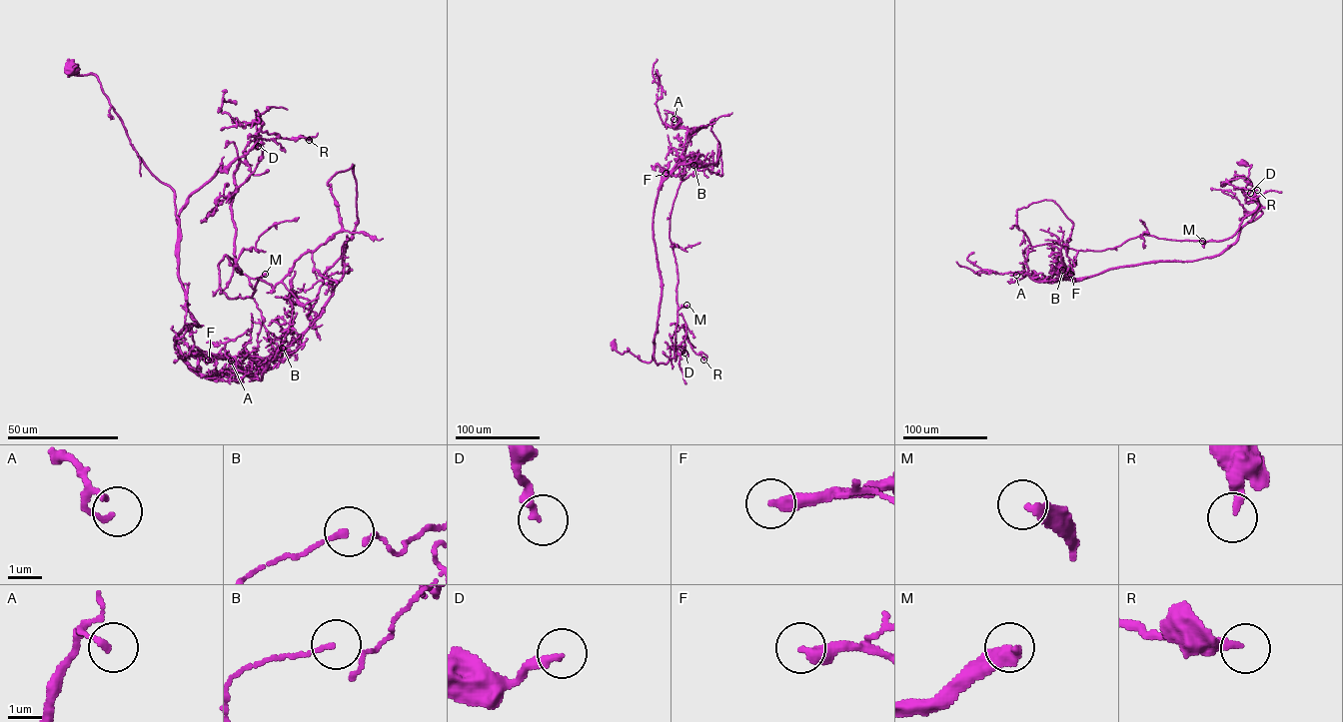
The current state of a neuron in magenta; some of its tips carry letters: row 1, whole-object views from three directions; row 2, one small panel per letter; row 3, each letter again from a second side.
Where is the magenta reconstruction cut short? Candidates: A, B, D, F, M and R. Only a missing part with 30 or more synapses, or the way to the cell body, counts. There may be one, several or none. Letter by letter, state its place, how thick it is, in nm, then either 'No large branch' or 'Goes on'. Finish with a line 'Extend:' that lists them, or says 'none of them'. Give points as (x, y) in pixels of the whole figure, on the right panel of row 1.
A: Place: (1016, 275). Thickness 160 nm. No large branch
B: Place: (1062, 270). Thickness 80 nm. No large branch
D: Place: (1250, 193). Thickness 260 nm. Goes on
F: Place: (1070, 274). Thickness 420 nm. Goes on
M: Place: (1202, 241). Thickness 240 nm. Goes on
R: Place: (1257, 190). Thickness 240 nm. No large branch
Extend: D, F, M

